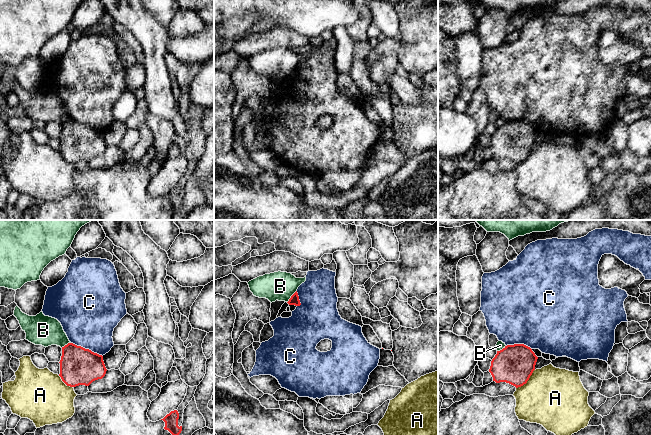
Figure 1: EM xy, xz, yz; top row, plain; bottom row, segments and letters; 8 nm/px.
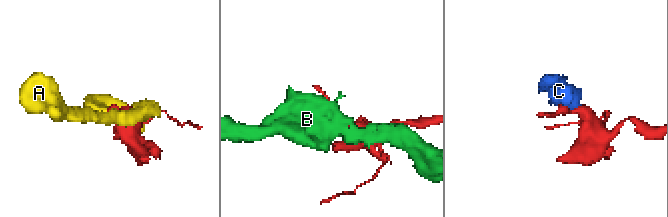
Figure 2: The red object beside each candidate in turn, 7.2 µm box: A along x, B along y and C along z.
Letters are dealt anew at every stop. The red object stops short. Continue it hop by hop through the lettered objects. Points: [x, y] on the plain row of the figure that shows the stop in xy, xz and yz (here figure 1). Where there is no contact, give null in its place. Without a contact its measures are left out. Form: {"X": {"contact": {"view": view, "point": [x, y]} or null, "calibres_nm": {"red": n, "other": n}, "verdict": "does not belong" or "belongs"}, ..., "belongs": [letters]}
{"A": {"contact": {"view": "yz", "point": [527, 156]}, "calibres_nm": {"red": 320, "other": 480}, "verdict": "does not belong"}, "B": {"contact": {"view": "xz", "point": [291, 72]}, "calibres_nm": {"red": 80, "other": 220}, "verdict": "does not belong"}, "C": {"contact": {"view": "xy", "point": [87, 125]}, "calibres_nm": {"red": 300, "other": 440}, "verdict": "does not belong"}, "belongs": []}

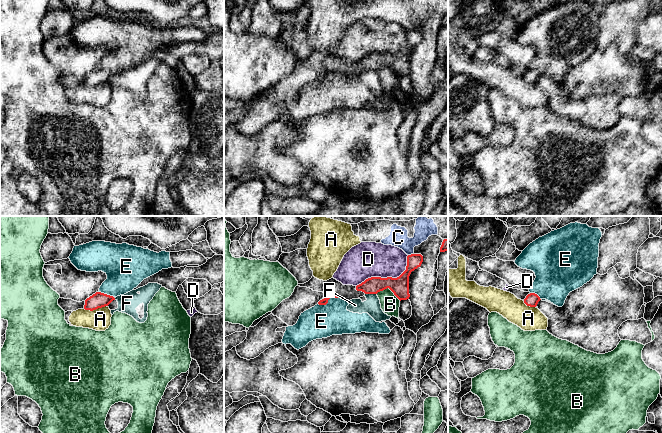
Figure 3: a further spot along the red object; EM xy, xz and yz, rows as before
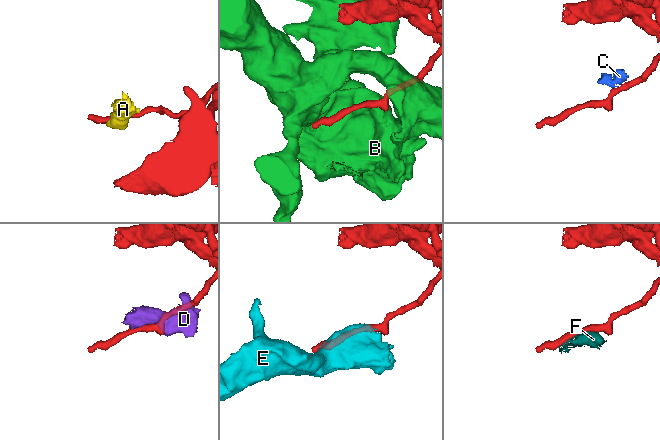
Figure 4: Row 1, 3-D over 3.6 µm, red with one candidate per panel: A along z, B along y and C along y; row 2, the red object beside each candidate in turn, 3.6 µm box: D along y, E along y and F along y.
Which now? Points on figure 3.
{"A": {"contact": {"view": "xy", "point": [95, 85]}, "calibres_nm": {"red": 130, "other": 180}, "verdict": "does not belong"}, "B": {"contact": {"view": "xz", "point": [388, 63]}, "calibres_nm": {"red": 150, "other": 150}, "verdict": "does not belong"}, "C": {"contact": {"view": "xz", "point": [411, 30]}, "calibres_nm": {"red": 120, "other": 150}, "verdict": "does not belong"}, "D": {"contact": {"view": "xz", "point": [387, 53]}, "calibres_nm": {"red": 150, "other": 280}, "verdict": "does not belong"}, "E": {"contact": {"view": "xz", "point": [327, 77]}, "calibres_nm": {"red": 50, "other": 280}, "verdict": "does not belong"}, "F": {"contact": {"view": "xz", "point": [371, 69]}, "calibres_nm": {"red": 150, "other": 140}, "verdict": "does not belong"}, "belongs": []}

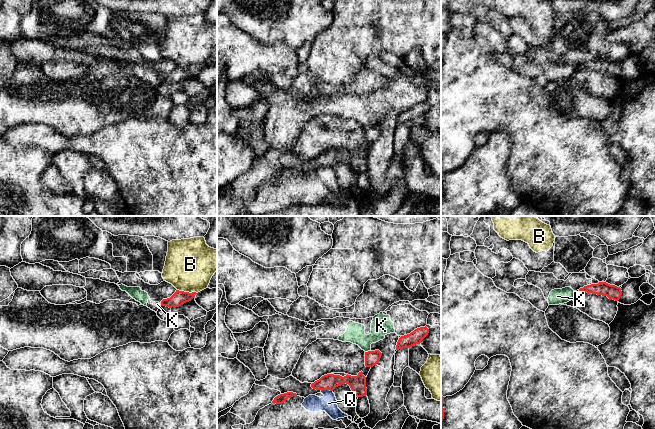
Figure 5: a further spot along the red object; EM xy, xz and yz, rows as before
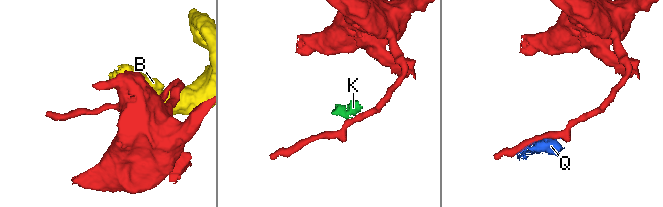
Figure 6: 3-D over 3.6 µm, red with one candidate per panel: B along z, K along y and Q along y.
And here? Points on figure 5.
{"B": {"contact": {"view": "xy", "point": [187, 68]}, "calibres_nm": {"red": 110, "other": 400}, "verdict": "does not belong"}, "K": {"contact": {"view": "xz", "point": [368, 127]}, "calibres_nm": {"red": 110, "other": 170}, "verdict": "does not belong"}, "Q": {"contact": {"view": "xz", "point": [326, 165]}, "calibres_nm": {"red": 130, "other": 140}, "verdict": "does not belong"}, "belongs": []}

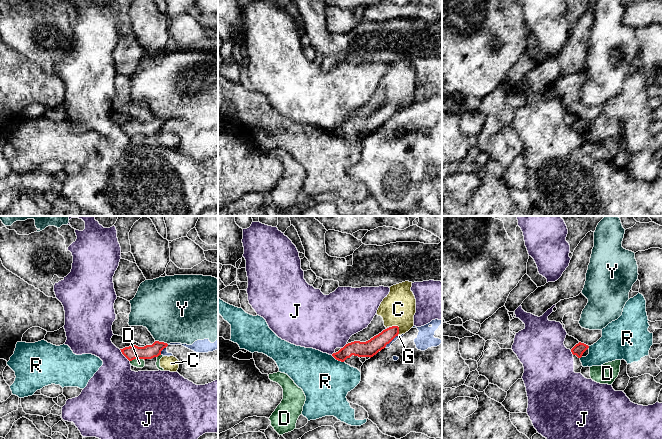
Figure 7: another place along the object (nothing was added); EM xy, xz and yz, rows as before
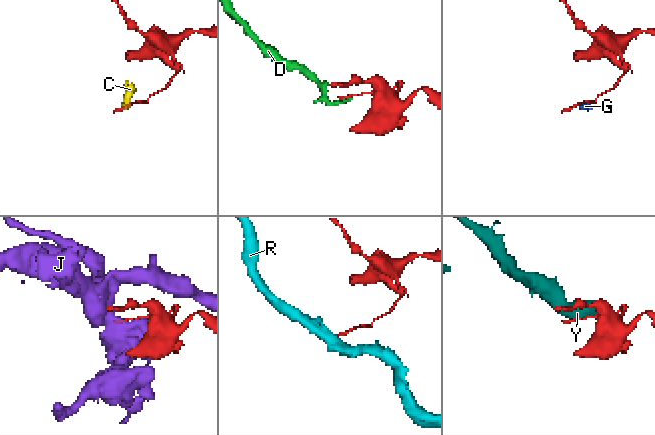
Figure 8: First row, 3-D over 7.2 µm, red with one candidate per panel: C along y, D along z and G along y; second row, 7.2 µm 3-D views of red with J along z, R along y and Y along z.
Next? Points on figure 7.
{"C": {"contact": {"view": "xz", "point": [397, 102]}, "calibres_nm": {"red": 120, "other": 280}, "verdict": "does not belong"}, "D": {"contact": {"view": "xy", "point": [137, 134]}, "calibres_nm": {"red": 110, "other": 80}, "verdict": "does not belong"}, "G": {"contact": {"view": "xz", "point": [391, 116]}, "calibres_nm": {"red": 130, "other": 30}, "verdict": "does not belong"}, "J": {"contact": {"view": "xy", "point": [123, 130]}, "calibres_nm": {"red": 110, "other": 360}, "verdict": "does not belong"}, "R": {"contact": {"view": "xz", "point": [337, 135]}, "calibres_nm": {"red": 130, "other": 400}, "verdict": "does not belong"}, "Y": {"contact": {"view": "xy", "point": [161, 118]}, "calibres_nm": {"red": 110, "other": 480}, "verdict": "does not belong"}, "belongs": []}

